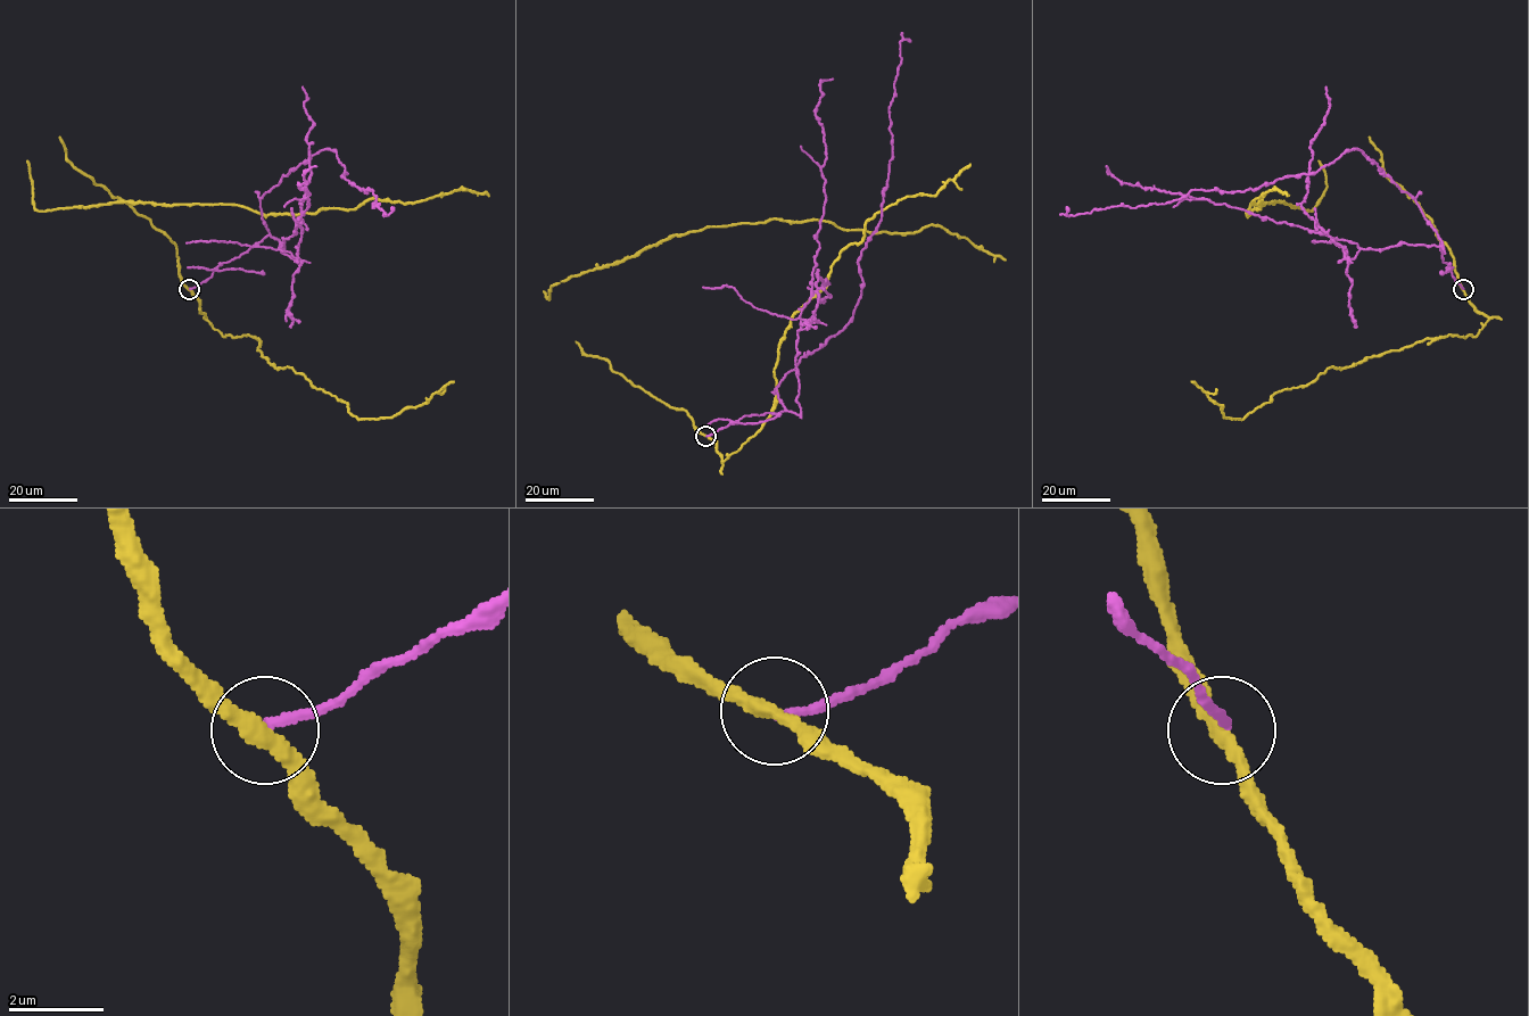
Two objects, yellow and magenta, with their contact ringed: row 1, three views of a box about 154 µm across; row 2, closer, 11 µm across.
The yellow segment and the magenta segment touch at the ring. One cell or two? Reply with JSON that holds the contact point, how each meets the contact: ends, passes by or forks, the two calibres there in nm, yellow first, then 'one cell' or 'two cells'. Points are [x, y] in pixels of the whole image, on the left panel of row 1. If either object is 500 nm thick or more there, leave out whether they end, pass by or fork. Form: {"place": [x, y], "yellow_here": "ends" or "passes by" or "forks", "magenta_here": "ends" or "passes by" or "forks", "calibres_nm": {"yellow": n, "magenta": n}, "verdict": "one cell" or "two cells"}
{"place": [189, 289], "yellow_here": "passes by", "magenta_here": "ends", "calibres_nm": {"yellow": 320, "magenta": 170}, "verdict": "two cells"}

